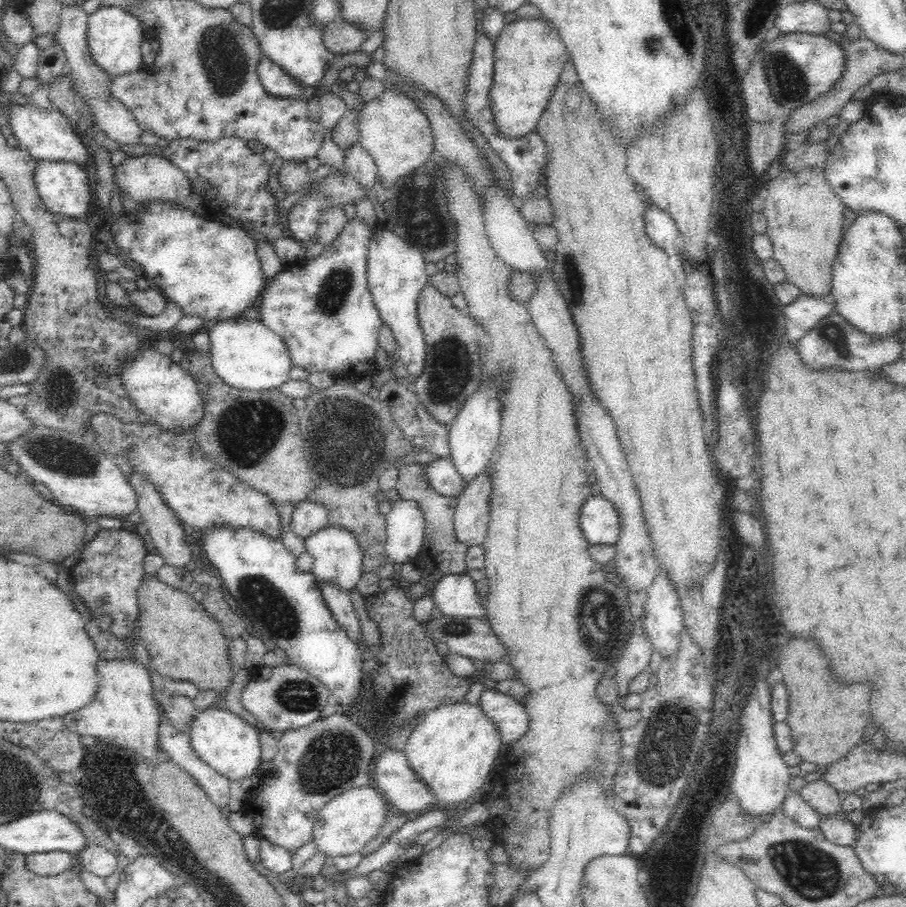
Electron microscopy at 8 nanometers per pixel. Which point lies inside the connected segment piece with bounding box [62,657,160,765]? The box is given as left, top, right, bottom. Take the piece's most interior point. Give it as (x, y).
(123, 713)

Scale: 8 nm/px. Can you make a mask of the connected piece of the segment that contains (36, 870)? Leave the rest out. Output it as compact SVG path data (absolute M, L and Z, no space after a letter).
M64 851L24 855L24 864L30 873L42 877L58 876L70 868L75 868L72 856Z

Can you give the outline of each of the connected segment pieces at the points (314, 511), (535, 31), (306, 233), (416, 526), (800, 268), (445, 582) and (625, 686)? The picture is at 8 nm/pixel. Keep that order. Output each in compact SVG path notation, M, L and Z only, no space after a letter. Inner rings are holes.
M304 500L297 502L294 506L290 526L301 538L308 538L318 529L328 525L328 513L324 505Z
M516 18L495 40L494 84L490 104L496 126L506 138L520 138L535 130L547 109L560 75L570 62L556 27L546 18Z
M336 170L312 184L304 184L305 193L302 198L298 200L288 212L286 216L285 236L292 237L292 239L302 242L305 240L313 240L317 233L320 221L323 218L323 212L330 207L344 207L351 203L356 206L361 199L367 198L368 188L360 186L359 180L351 176L349 172L340 172Z
M396 500L385 516L386 545L384 555L396 564L410 563L424 542L424 519L418 503Z
M807 168L799 173L782 169L776 178L764 182L764 191L765 233L772 241L773 260L784 270L784 282L794 284L801 296L830 296L832 264L843 239L845 206L832 192L823 169Z
M468 573L442 576L432 590L432 601L436 615L462 618L483 618L485 604L474 588L475 581Z
M635 612L636 619L633 620L631 637L624 647L621 657L613 666L616 669L616 681L619 696L626 696L629 693L630 680L638 672L647 671L650 656L652 656L652 645L648 637L642 633L642 623L640 623L641 612Z

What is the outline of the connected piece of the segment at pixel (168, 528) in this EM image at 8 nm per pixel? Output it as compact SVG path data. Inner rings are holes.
M133 472L129 478L129 483L134 487L137 496L136 509L140 512L141 522L146 527L147 533L150 534L154 553L162 556L165 564L184 568L191 560L190 546L186 544L184 529L180 525L181 520L176 517L176 513L168 508L168 505L160 497L156 487L142 475Z

